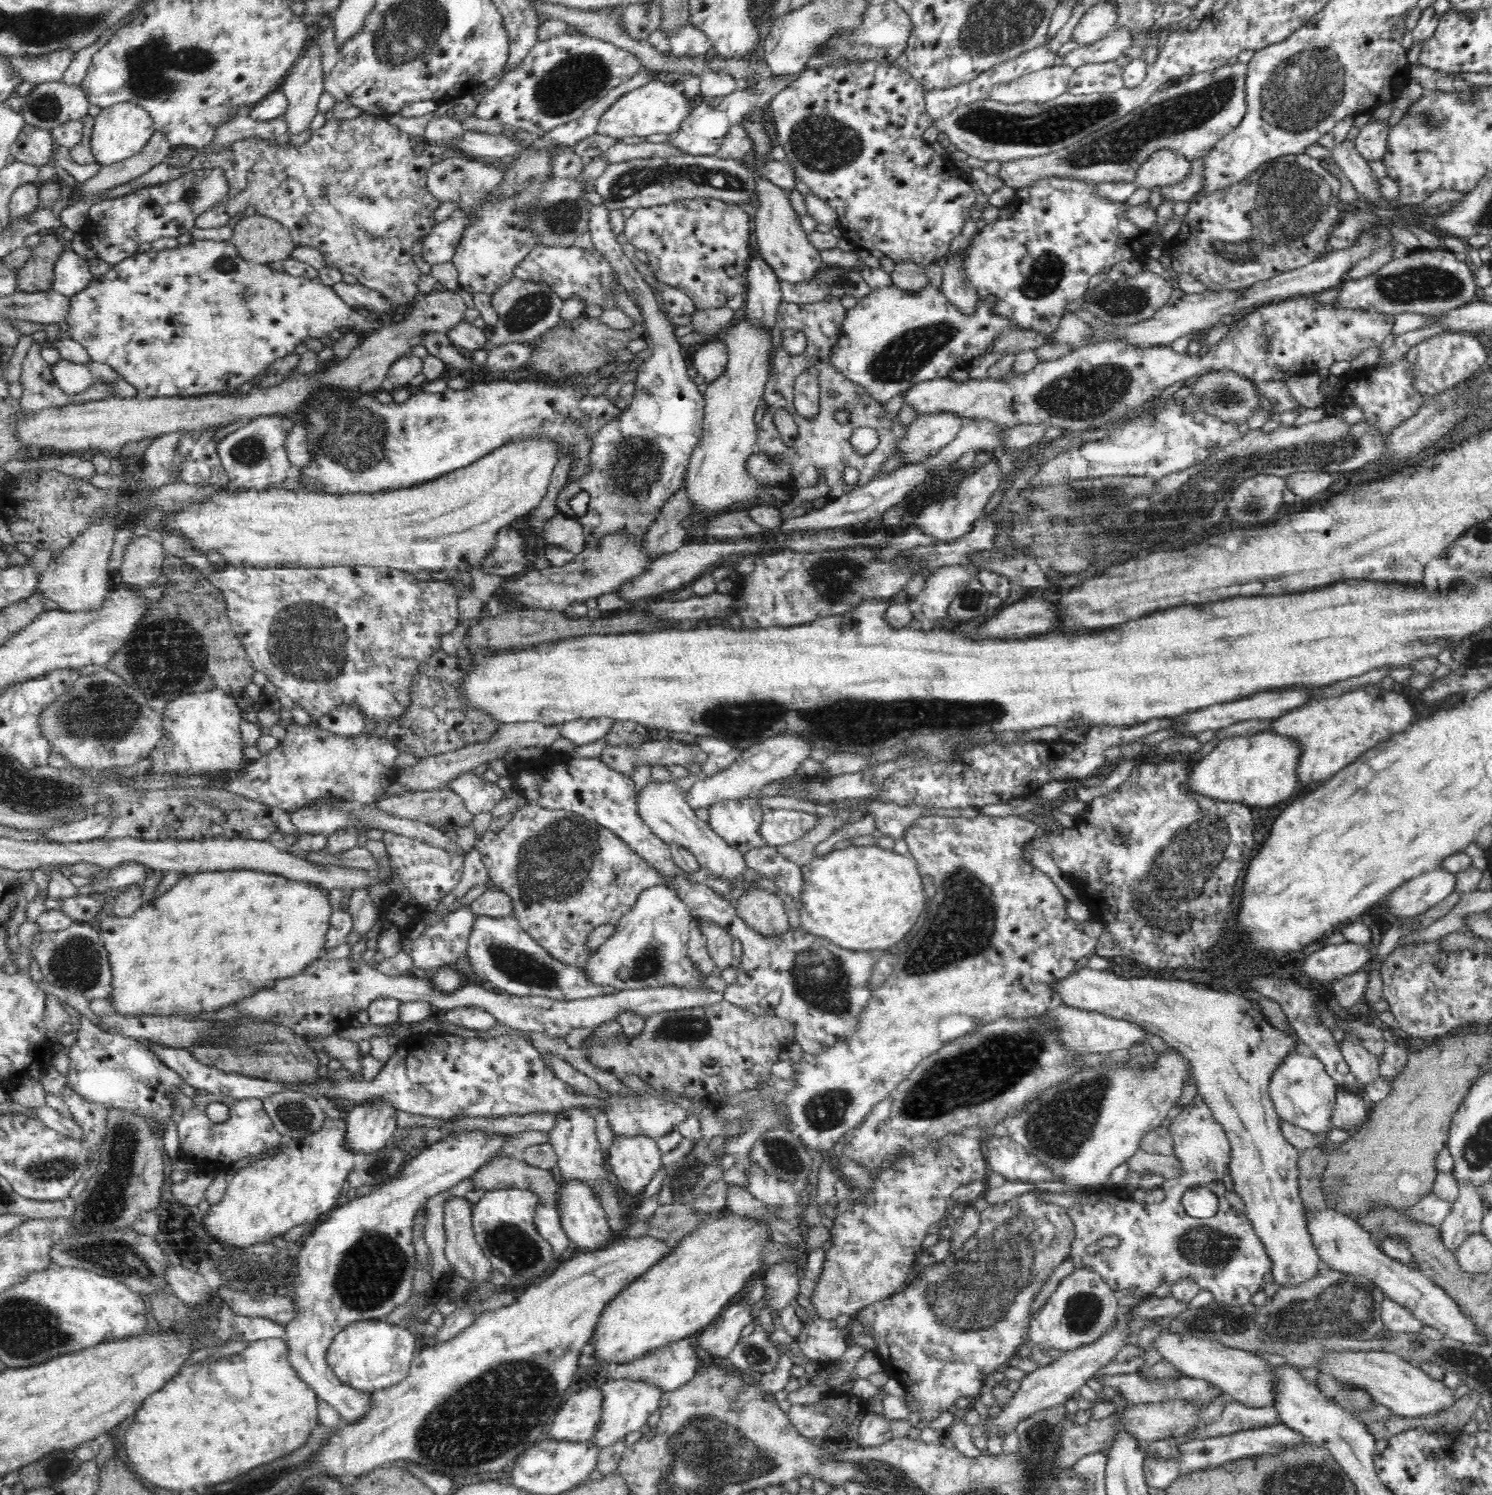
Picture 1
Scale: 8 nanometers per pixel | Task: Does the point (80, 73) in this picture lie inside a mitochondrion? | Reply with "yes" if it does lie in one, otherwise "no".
no

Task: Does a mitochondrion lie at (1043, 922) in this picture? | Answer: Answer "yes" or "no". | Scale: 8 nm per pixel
no

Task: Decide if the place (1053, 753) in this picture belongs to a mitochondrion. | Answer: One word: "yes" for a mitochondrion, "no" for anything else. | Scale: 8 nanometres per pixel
no

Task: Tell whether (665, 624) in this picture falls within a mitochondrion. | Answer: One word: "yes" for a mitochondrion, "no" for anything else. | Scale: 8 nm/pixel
no

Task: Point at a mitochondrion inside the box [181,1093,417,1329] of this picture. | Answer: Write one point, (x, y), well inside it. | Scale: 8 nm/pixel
(370, 1273)

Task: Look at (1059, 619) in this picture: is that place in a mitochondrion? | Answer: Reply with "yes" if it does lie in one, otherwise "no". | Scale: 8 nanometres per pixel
no

